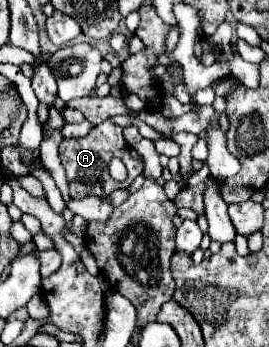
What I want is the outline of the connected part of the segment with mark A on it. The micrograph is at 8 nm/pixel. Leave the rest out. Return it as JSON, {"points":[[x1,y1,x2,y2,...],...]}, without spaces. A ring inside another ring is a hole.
{"points":[[105,120,101,122,99,126,95,126,87,136,83,138,69,138,69,140,63,140,61,146,59,146,59,156,61,156,61,164,63,168,67,170,67,180,69,180,69,192,71,192,71,198,79,200,79,198,85,198,85,196,107,196,119,188,127,188,137,176,143,174,143,164,139,164,137,160,133,160,129,156,129,148,127,148,127,142,123,138,123,128,113,124,111,120],[111,156,119,156,123,158,125,166,127,166,127,180,125,182,115,182,111,176,109,176,109,158]]}

